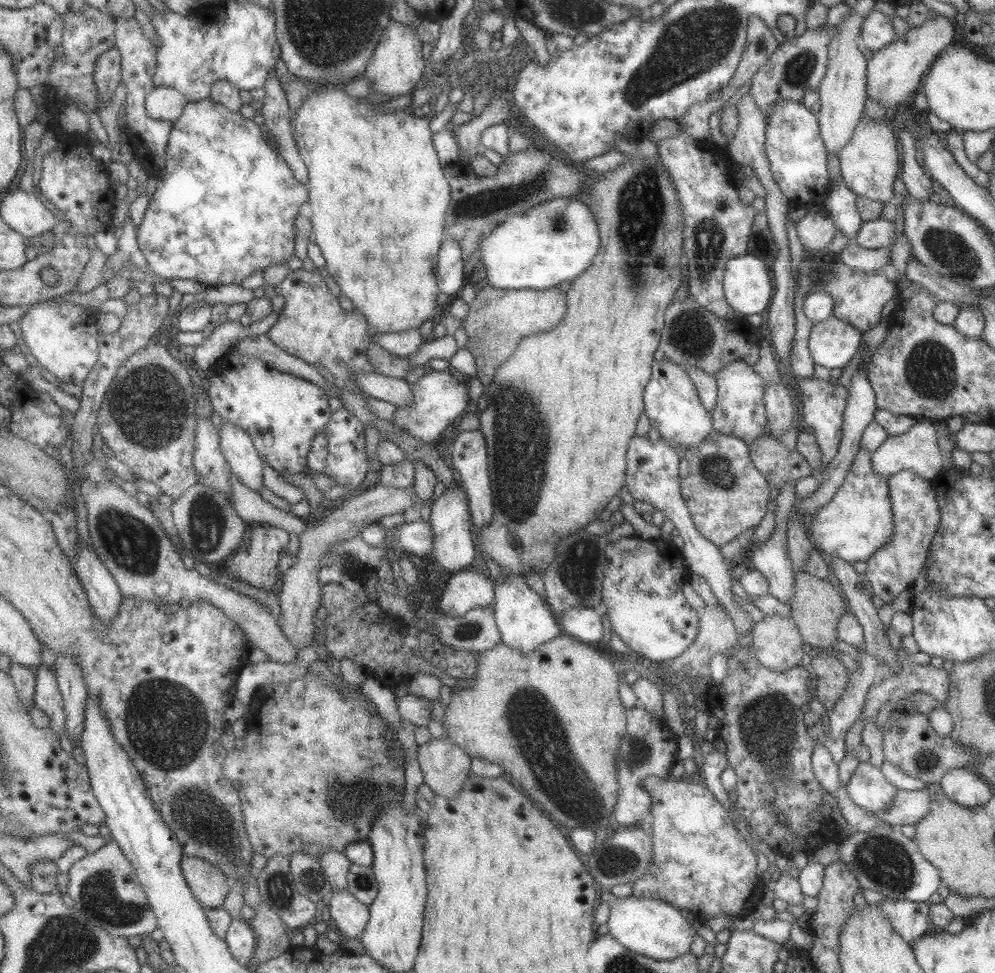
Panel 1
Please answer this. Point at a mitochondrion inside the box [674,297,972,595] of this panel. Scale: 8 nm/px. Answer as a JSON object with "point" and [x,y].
{"point":[930,369]}

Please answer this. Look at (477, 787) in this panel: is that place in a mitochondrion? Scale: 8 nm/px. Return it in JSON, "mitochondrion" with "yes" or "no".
{"mitochondrion":"no"}

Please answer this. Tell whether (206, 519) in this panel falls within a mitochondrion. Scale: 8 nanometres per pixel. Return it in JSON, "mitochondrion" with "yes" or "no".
{"mitochondrion":"yes"}

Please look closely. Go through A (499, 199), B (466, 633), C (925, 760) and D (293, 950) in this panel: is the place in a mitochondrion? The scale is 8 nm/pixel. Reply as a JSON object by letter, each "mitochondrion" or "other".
{"A":"mitochondrion","B":"mitochondrion","C":"mitochondrion","D":"other"}

